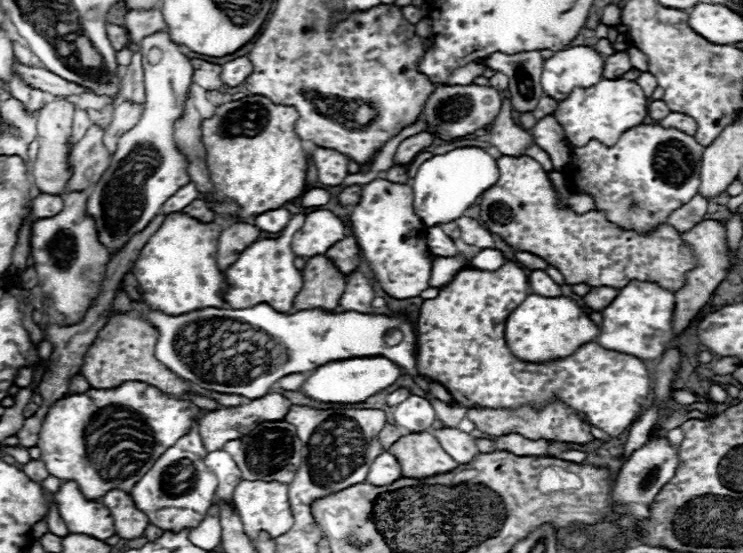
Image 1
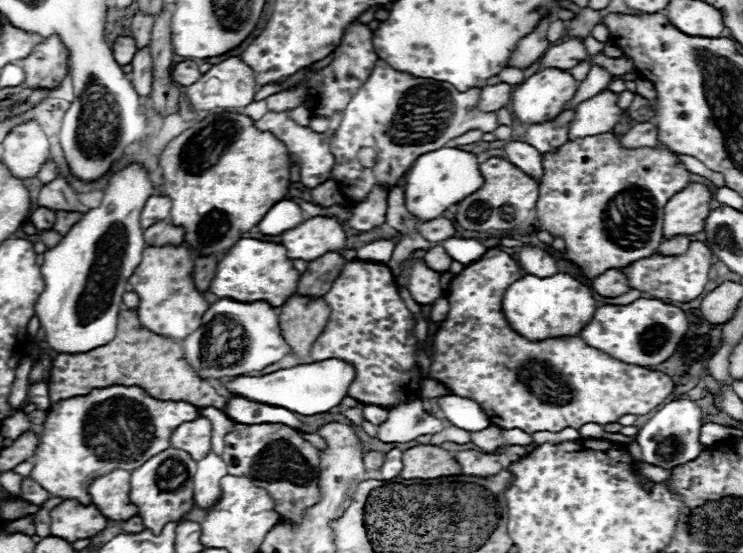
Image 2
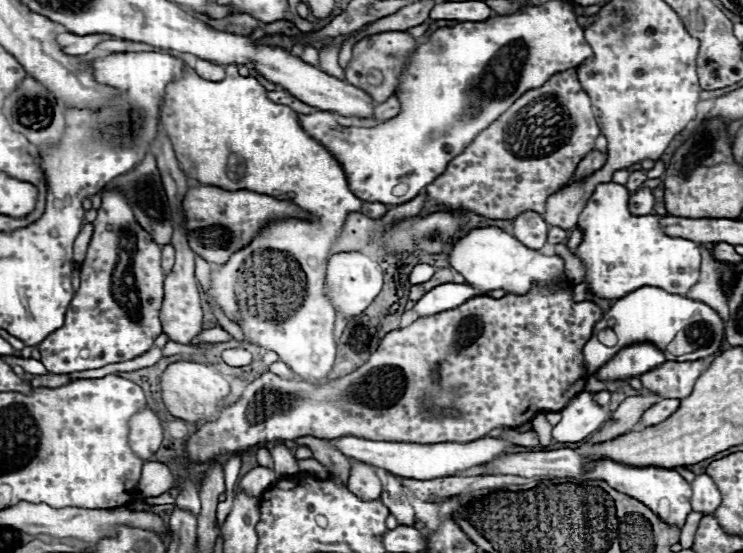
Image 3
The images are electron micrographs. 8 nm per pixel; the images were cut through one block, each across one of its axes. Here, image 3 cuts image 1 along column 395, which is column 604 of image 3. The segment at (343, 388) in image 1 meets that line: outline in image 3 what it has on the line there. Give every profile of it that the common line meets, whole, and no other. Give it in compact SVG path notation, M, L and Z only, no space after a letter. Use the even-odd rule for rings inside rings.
M638 342L632 346L622 348L612 360L596 370L596 378L602 382L610 380L630 380L642 376L644 372L654 370L656 366L664 364L664 354L650 342Z

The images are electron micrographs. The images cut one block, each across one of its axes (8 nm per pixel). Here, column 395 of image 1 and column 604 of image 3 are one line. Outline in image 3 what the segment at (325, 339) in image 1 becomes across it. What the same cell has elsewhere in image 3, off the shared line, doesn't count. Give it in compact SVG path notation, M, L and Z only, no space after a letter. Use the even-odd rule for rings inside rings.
M644 286L638 288L630 294L626 294L624 298L620 298L606 314L604 318L594 326L592 330L592 338L586 342L584 346L584 354L586 354L586 370L590 370L590 374L594 374L594 370L598 370L602 364L606 364L618 350L638 344L638 342L652 342L656 348L660 348L662 352L666 350L666 346L674 340L674 336L692 326L692 324L702 324L706 328L706 344L700 346L698 350L690 352L690 354L682 354L682 356L666 356L666 360L678 360L678 362L686 362L686 360L700 360L706 358L714 352L718 352L722 340L724 340L724 324L720 320L720 316L706 306L704 302L696 302L690 298L684 298L680 294L668 294L662 288L656 286ZM610 328L616 332L618 336L618 344L614 348L606 348L604 344L598 342L598 332Z

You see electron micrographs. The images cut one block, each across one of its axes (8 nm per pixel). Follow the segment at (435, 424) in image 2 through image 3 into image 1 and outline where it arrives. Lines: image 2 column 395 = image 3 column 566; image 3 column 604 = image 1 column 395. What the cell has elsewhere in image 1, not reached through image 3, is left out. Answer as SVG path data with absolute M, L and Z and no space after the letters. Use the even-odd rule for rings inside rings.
M410 396L394 410L394 422L410 432L424 432L434 424L434 408L422 396Z

